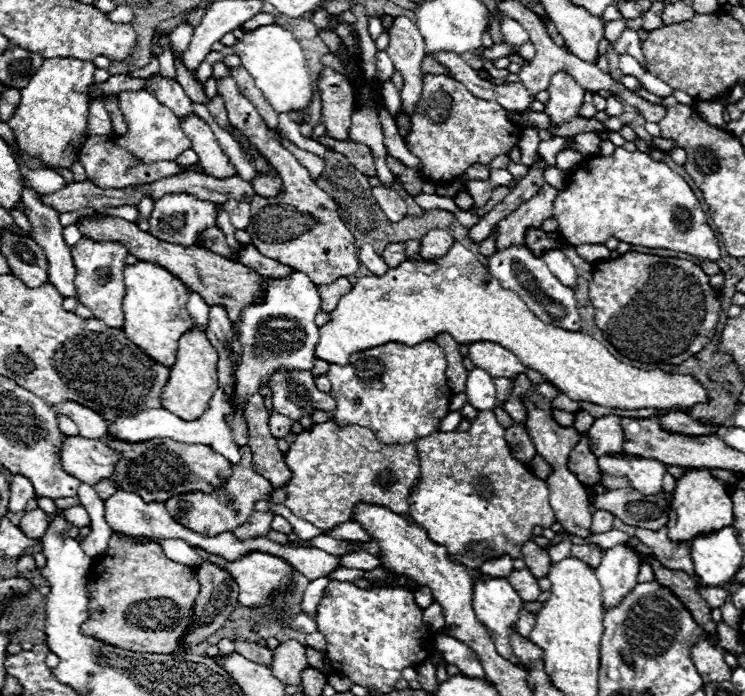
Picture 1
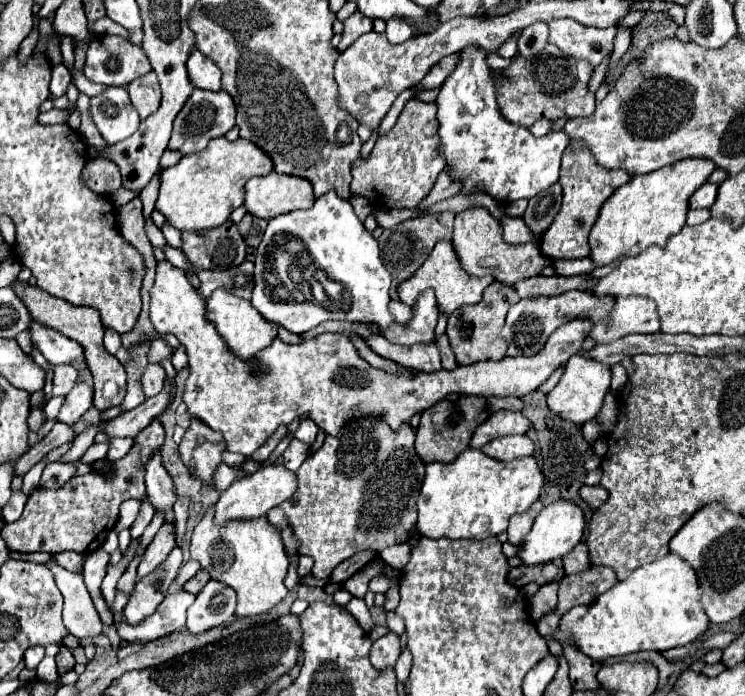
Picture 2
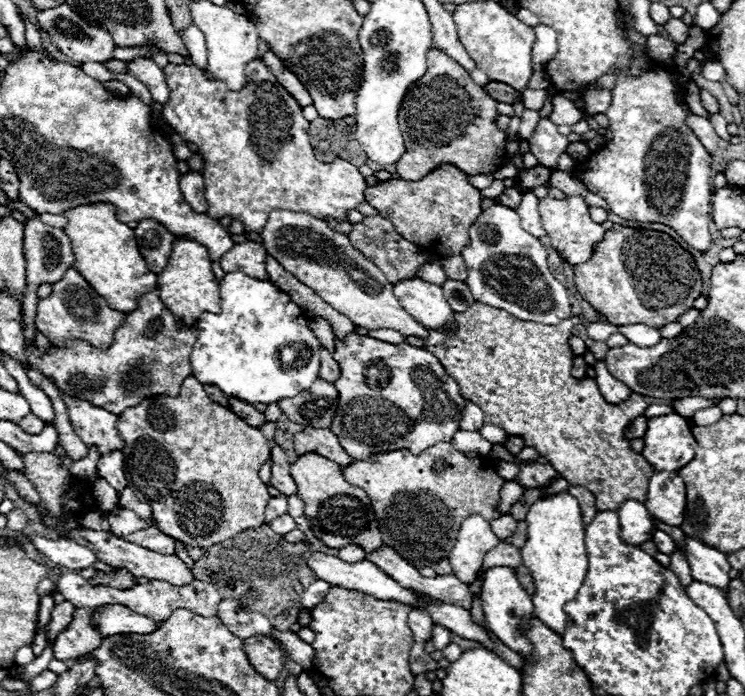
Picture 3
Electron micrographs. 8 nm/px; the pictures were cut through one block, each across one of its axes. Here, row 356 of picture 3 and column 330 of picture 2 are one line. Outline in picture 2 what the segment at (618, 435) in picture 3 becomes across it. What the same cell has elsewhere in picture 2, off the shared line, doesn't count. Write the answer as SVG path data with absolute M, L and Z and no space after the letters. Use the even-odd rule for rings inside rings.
M350 420L340 436L326 436L324 444L298 468L296 494L280 504L298 538L298 554L314 558L312 576L328 578L340 562L358 552L382 552L392 544L408 542L416 524L420 476L424 476L424 462L414 450L414 430L410 424L404 424L400 432L392 432L388 424L380 424L380 420Z

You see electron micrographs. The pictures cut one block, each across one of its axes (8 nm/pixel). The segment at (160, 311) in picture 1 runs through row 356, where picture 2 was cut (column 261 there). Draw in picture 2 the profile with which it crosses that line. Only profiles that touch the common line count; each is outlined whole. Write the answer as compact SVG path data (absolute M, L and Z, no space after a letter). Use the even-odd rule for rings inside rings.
M216 138L208 144L204 152L182 156L178 164L162 170L160 192L156 200L156 210L162 212L176 230L206 232L224 224L232 210L244 202L244 184L254 176L264 176L272 172L268 156L248 144L246 140L228 142L226 138Z

